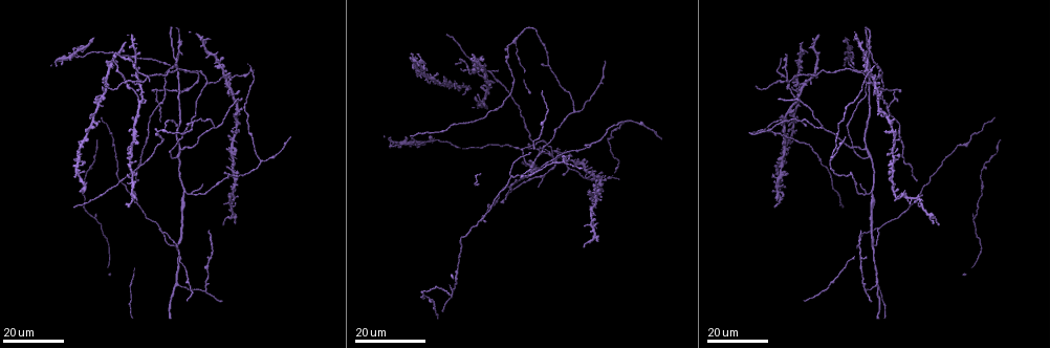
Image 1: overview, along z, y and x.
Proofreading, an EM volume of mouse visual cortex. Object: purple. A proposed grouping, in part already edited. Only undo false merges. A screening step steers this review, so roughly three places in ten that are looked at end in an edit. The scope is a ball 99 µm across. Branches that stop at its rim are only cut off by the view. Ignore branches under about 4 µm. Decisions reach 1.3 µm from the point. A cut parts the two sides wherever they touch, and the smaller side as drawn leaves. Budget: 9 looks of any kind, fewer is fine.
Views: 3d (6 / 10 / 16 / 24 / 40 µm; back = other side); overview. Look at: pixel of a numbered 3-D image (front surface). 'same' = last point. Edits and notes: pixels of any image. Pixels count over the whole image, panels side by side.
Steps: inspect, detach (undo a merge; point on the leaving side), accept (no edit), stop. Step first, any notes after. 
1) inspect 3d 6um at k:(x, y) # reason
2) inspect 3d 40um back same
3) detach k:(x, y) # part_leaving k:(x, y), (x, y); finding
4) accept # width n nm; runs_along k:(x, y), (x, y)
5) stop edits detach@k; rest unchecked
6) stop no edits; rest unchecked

inspect 3d 24um at 1:(510, 176) # three arms meet

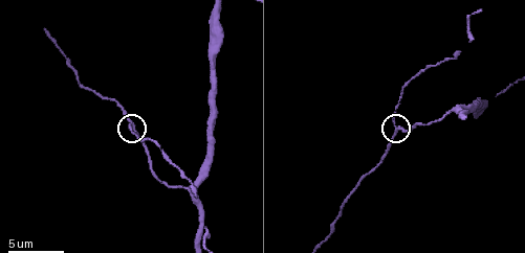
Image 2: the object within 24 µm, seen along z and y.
inspect 3d 10um at 2:(395, 131)

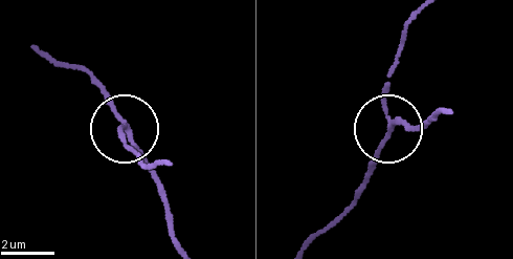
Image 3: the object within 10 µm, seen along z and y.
accept # runs_along 3:(448, 114), (419, 128), (389, 124), (387, 69); continuous, no second cell

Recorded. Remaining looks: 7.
inspect 3d 10um at 2:(454, 108) # arms part here

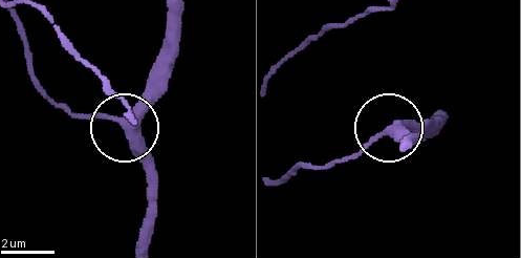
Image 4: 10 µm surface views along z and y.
inspect 3d 10um back at 4:(123, 123)

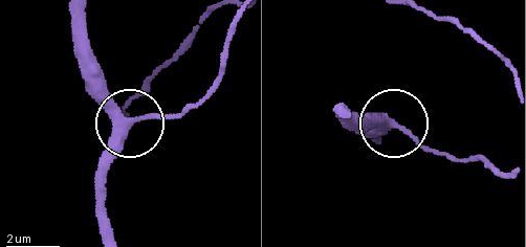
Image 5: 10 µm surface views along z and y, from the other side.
accept # side_arm 55 um; runs_along 5:(73, 8), (73, 48), (83, 75), (128, 130), (96, 175); continuous, no second cell

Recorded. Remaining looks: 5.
inspect 3d 16um at 1:(562, 163) # a fork

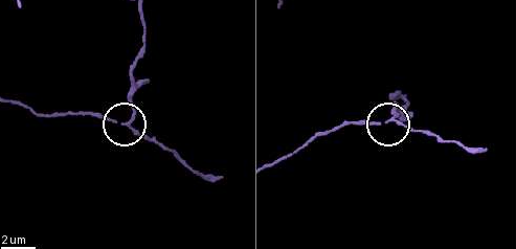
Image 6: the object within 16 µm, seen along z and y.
inspect 3d 10um at 6:(130, 121)

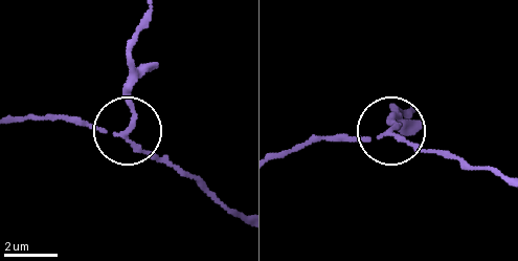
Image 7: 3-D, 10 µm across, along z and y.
detach 7:(124, 98) # part_leaving 7:(125, 131), (129, 45), (140, 18); a second cell is stuck on

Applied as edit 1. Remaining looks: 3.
inspect 3d 16um at 1:(876, 284) # three-way junction

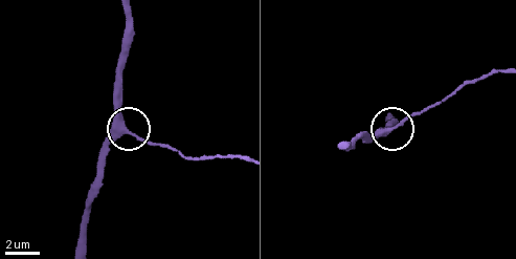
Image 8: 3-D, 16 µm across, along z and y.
inspect 3d 10um at 8:(389, 131)

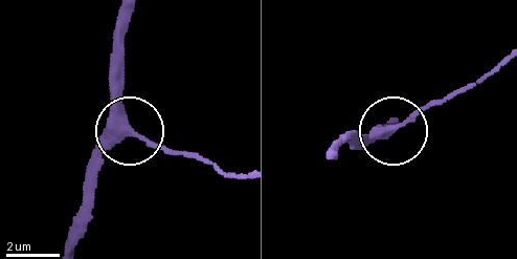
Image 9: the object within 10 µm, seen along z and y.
inspect 3d 6um at 9:(392, 128) # closer look

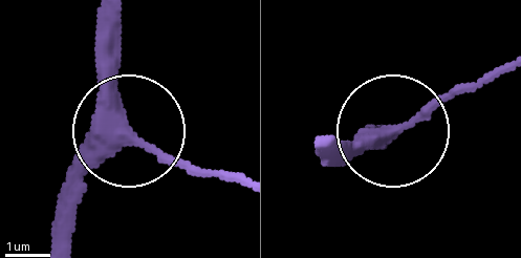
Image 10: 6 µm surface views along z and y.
accept # side_arm 19 um; runs_along 10:(111, 18), (111, 97), (123, 120), (220, 176); all the same cell

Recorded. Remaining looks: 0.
stop edits detach@7; rest unchecked

